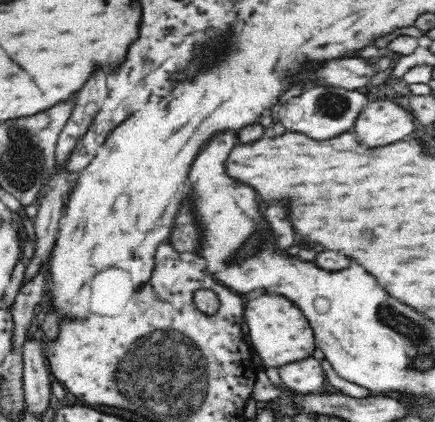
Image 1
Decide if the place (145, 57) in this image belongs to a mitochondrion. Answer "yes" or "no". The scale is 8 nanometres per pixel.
yes

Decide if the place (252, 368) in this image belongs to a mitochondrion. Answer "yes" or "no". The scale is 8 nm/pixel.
no

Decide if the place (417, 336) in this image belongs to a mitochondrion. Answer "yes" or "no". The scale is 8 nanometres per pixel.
yes

